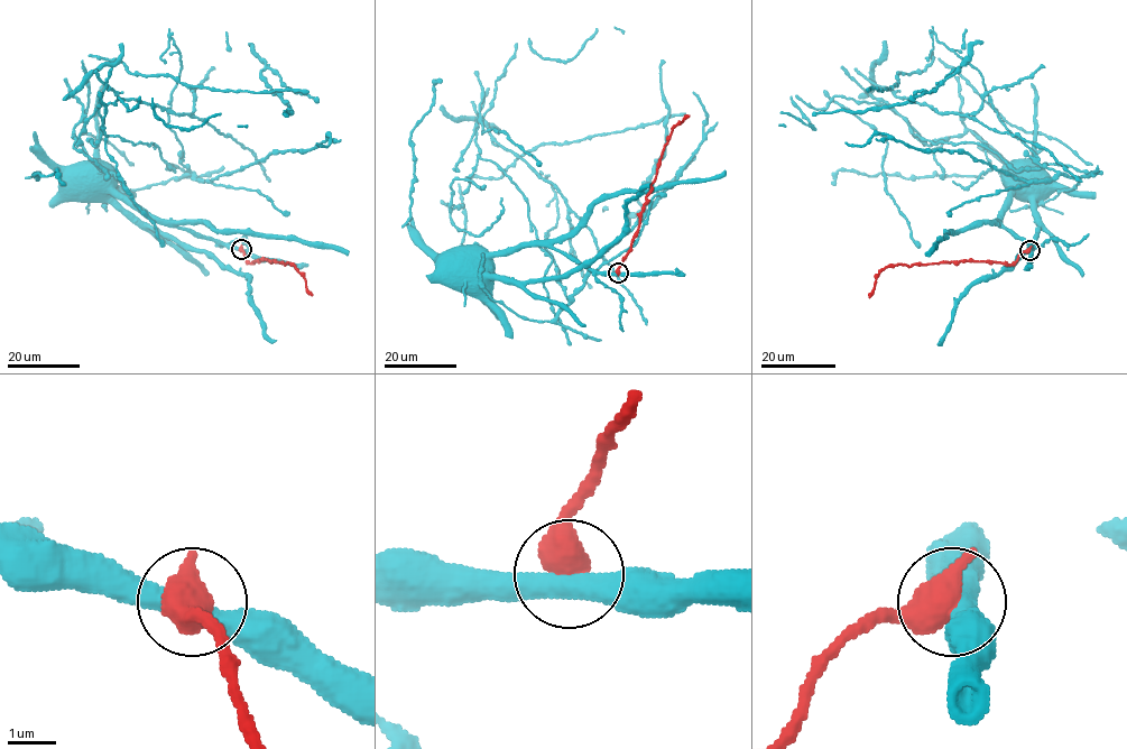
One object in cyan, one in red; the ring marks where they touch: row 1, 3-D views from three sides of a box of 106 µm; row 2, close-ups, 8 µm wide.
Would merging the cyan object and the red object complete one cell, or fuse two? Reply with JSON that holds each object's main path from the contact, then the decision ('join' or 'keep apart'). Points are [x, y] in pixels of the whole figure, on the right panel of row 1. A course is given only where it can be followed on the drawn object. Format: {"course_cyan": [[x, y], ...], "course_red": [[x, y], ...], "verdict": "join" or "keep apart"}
{"course_cyan": [[1028, 250], [1024, 241], [1001, 223], [1009, 196], [1016, 193], [1009, 176]], "course_red": [[1028, 250], [1012, 264], [950, 261], [889, 265], [876, 278], [869, 297]], "verdict": "keep apart"}

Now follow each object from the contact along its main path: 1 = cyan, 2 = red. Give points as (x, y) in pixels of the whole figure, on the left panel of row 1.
1: (241, 249), (228, 248), (175, 225), (156, 222), (109, 193), (83, 194), (85, 176)
2: (241, 249), (249, 262), (269, 260), (292, 264), (312, 295)

